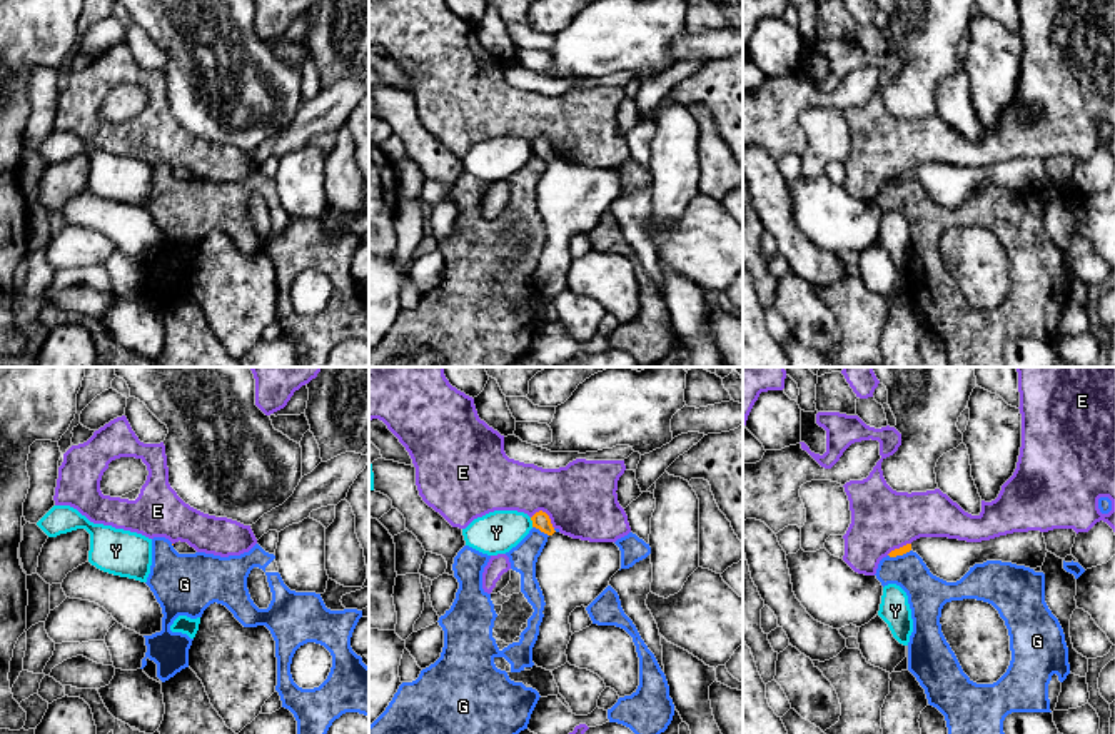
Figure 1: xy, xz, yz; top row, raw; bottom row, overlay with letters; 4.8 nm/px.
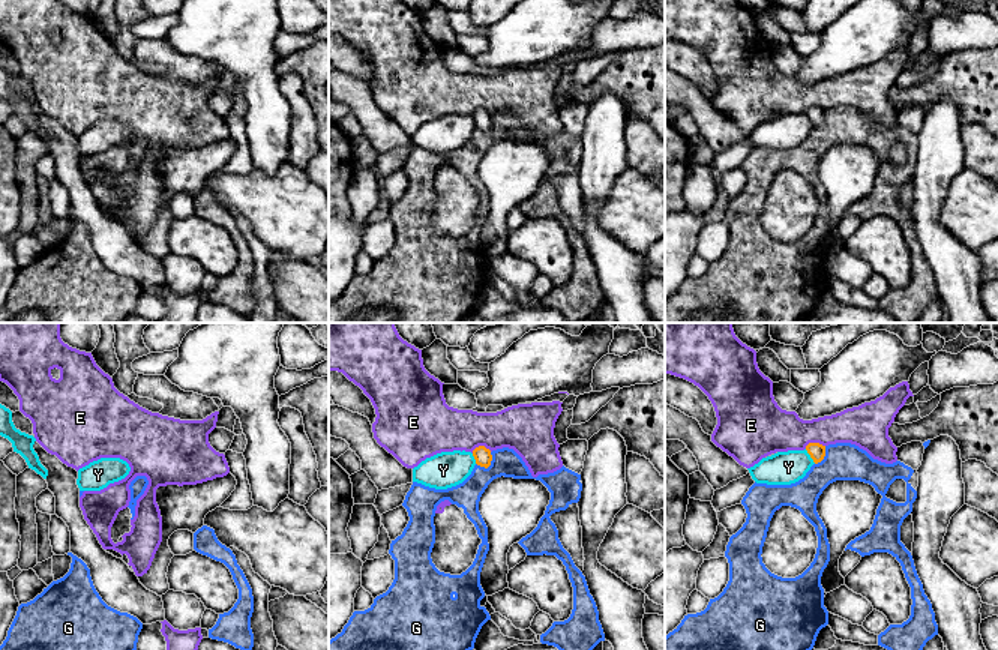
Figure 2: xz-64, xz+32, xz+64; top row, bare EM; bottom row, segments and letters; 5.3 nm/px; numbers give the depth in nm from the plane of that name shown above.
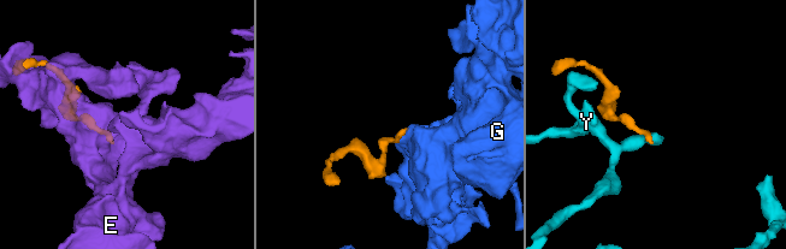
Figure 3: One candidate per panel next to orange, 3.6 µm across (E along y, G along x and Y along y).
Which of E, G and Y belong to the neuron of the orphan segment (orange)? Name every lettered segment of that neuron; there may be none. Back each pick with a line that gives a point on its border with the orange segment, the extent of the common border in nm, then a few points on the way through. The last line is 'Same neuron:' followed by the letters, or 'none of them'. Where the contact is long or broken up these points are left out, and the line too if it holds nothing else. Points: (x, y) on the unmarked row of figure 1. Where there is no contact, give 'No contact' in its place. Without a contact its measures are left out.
Same neuron: none of them

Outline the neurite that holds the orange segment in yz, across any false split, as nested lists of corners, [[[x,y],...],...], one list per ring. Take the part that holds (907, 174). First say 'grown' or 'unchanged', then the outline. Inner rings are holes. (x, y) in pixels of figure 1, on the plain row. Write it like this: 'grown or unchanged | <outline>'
grown | [[[1013,158],[981,168],[966,168],[948,163],[920,163],[911,170],[891,177],[896,184],[916,178],[930,199],[946,209],[960,207],[975,190],[986,187],[1012,189],[1030,195],[1042,194],[1047,184],[1043,158]]]

